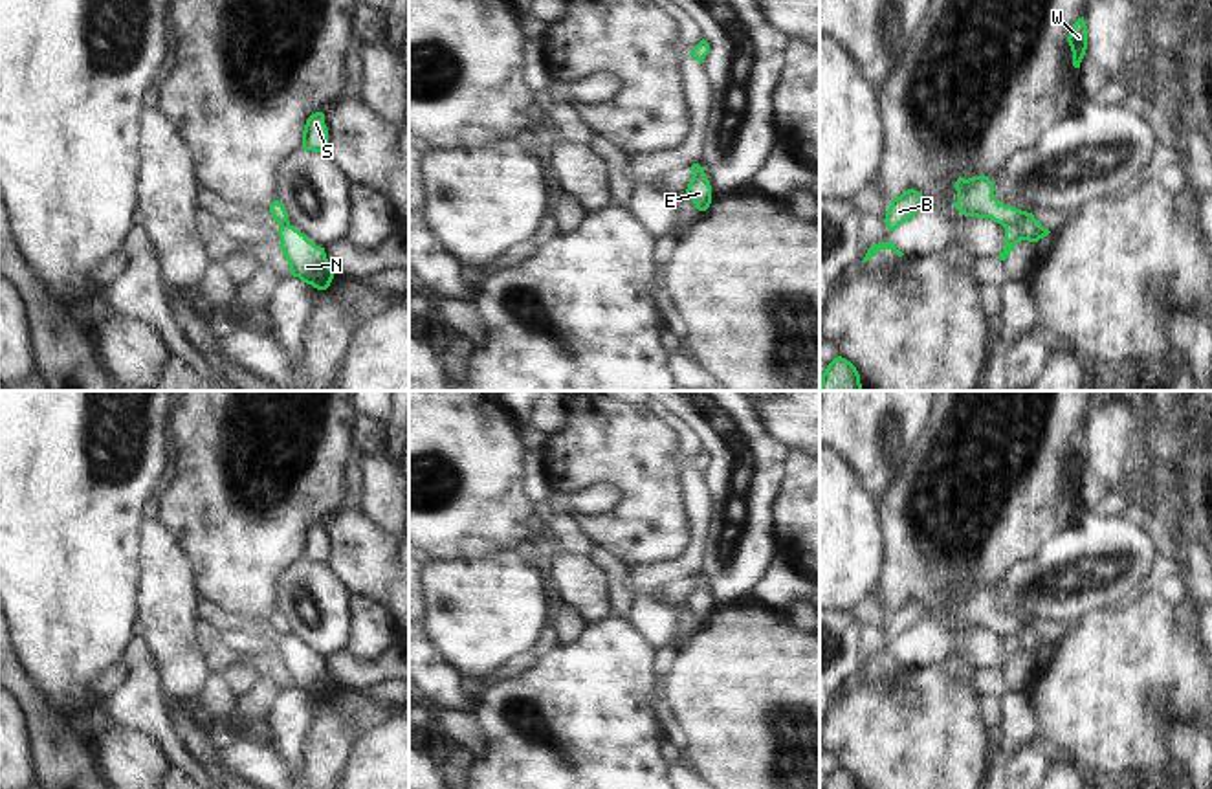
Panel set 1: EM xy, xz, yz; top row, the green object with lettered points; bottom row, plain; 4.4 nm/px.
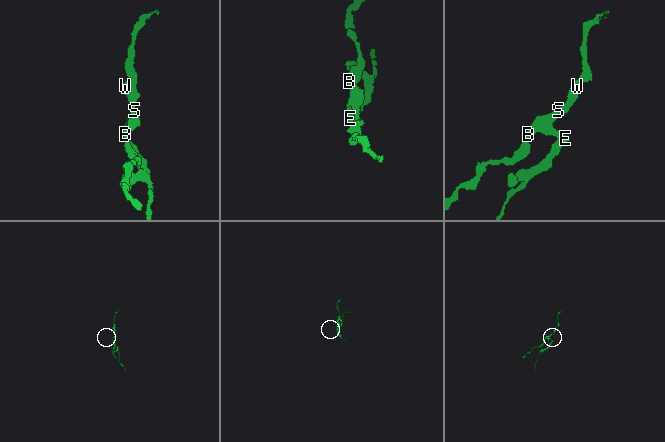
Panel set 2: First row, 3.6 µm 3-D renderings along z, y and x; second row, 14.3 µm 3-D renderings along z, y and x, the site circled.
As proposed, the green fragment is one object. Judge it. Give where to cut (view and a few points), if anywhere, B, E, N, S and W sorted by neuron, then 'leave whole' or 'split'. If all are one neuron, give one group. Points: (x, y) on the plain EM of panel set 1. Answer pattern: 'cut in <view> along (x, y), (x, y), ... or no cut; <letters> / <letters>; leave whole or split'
cut in yz along (1005, 637), (1013, 637), (1022, 650); B E S W / N; split

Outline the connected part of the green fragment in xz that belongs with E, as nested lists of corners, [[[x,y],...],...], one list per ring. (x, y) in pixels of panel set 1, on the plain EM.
[[[693,585],[693,589],[688,595],[686,606],[699,622],[706,622],[711,615],[710,591],[706,587]]]

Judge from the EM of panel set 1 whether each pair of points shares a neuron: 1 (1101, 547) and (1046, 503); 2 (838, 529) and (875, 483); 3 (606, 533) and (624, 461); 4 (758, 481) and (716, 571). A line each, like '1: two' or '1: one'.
1: two
2: two
3: one
4: one

